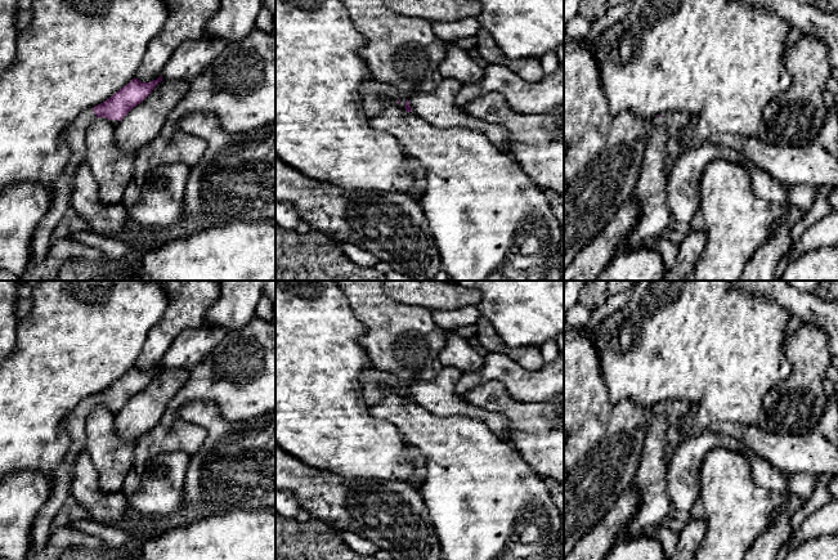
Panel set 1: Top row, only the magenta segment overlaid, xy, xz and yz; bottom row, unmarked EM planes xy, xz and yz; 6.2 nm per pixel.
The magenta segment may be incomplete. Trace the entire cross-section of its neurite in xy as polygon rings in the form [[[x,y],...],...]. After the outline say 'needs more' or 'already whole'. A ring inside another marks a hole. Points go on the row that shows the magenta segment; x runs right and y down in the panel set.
[[[162,76],[149,82],[133,79],[103,103],[80,113],[67,129],[67,144],[71,157],[51,187],[51,205],[46,215],[37,224],[31,241],[31,263],[41,263],[51,245],[51,234],[63,216],[71,211],[71,194],[76,170],[86,160],[85,133],[90,122],[98,117],[121,121],[134,107],[140,104],[162,81]]]; needs more

